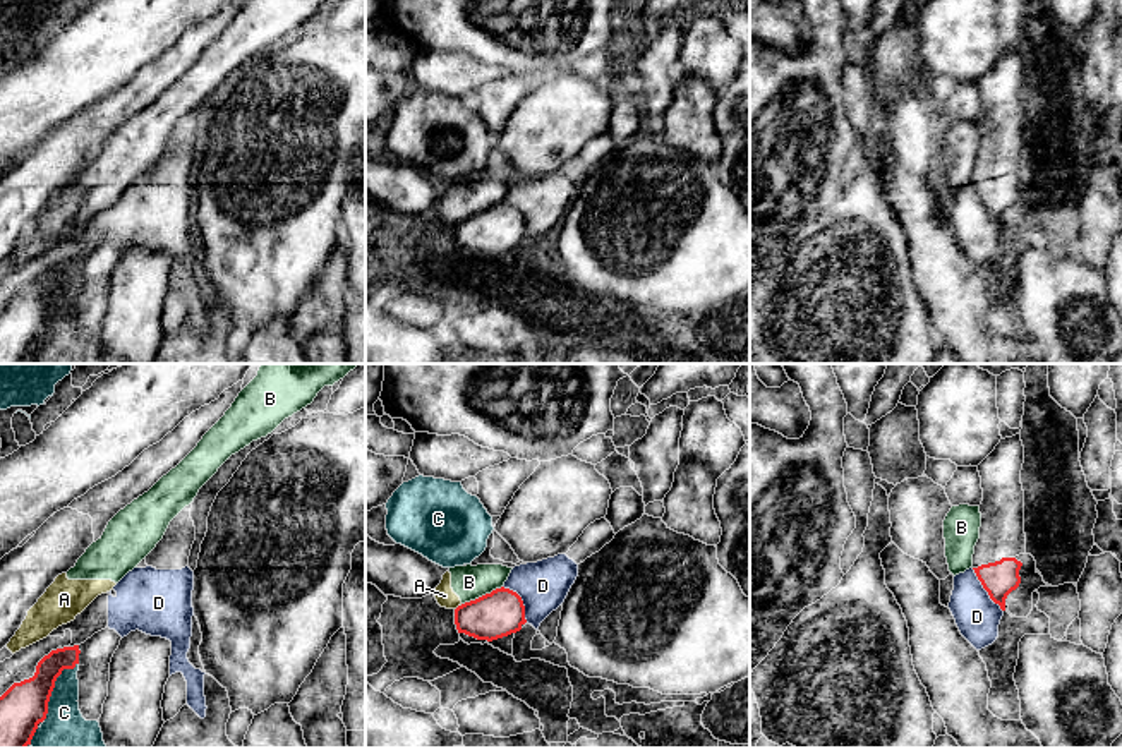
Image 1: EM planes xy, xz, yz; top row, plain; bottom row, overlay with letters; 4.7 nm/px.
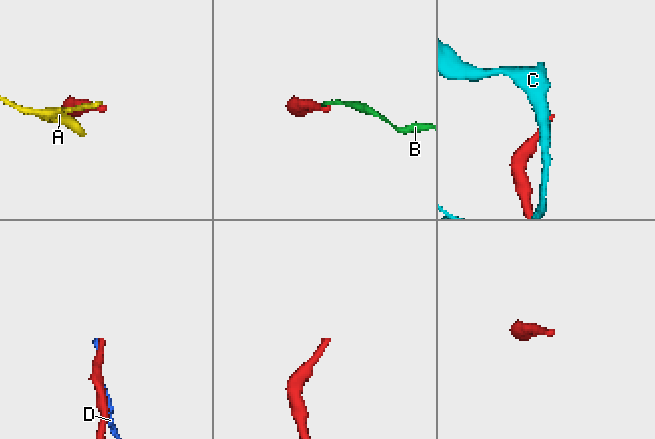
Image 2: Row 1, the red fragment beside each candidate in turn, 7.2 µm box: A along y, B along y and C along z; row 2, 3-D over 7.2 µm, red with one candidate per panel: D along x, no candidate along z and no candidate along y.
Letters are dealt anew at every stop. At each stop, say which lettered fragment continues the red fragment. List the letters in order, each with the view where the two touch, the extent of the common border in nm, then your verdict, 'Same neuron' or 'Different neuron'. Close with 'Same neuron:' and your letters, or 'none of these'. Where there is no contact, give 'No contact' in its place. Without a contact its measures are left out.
A: Touches red in xz. Shared border 50 nm. Different neuron
B: Touches red in xz. Shared border 220 nm. Different neuron
C: Touches red in xy. Shared border 320 nm. Different neuron
D: Touches red in yz. Shared border 260 nm. Different neuron
Same neuron: none of these

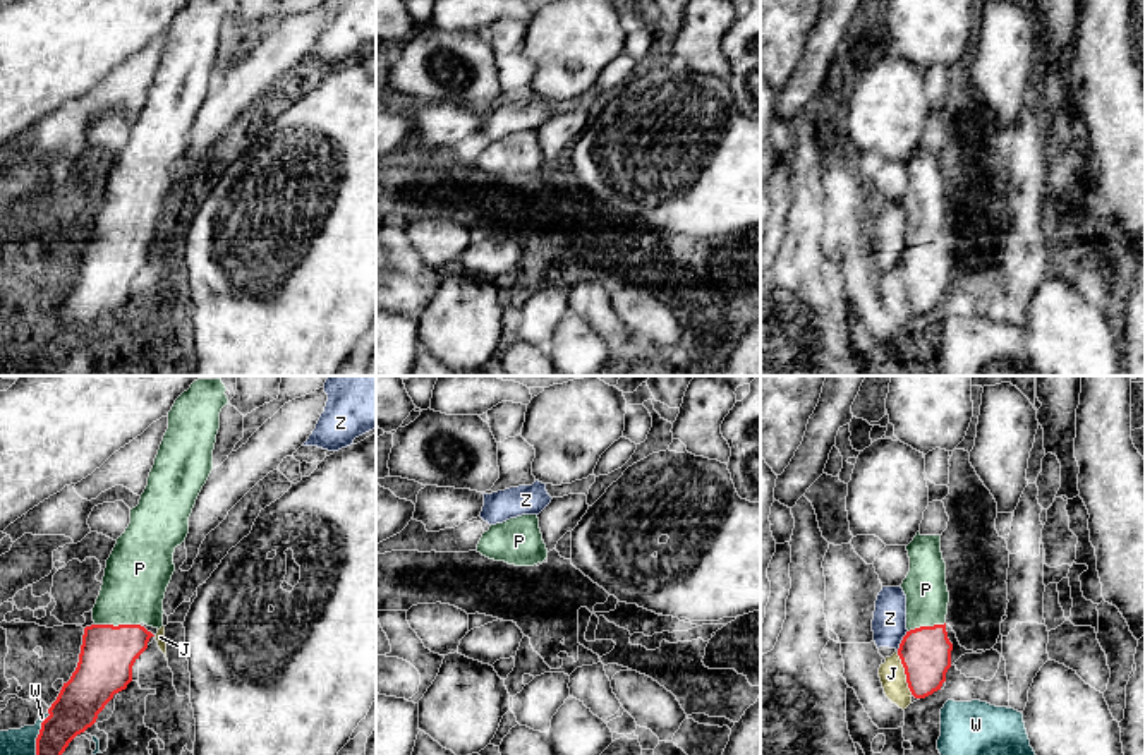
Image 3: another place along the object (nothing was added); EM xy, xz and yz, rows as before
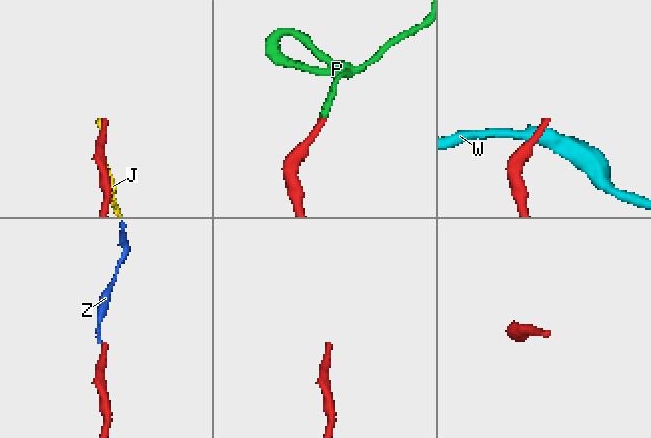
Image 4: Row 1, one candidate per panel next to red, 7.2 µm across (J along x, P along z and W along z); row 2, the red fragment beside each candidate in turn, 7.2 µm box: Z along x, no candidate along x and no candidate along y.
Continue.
J: Touches red in yz. Shared border 220 nm. Different neuron
P: Touches red in xy. Shared border 220 nm. Same neuron
W: Touches red in xy. Shared border 240 nm. Different neuron
Z: Touches red in yz. Shared border 110 nm. Different neuron
Same neuron: P

